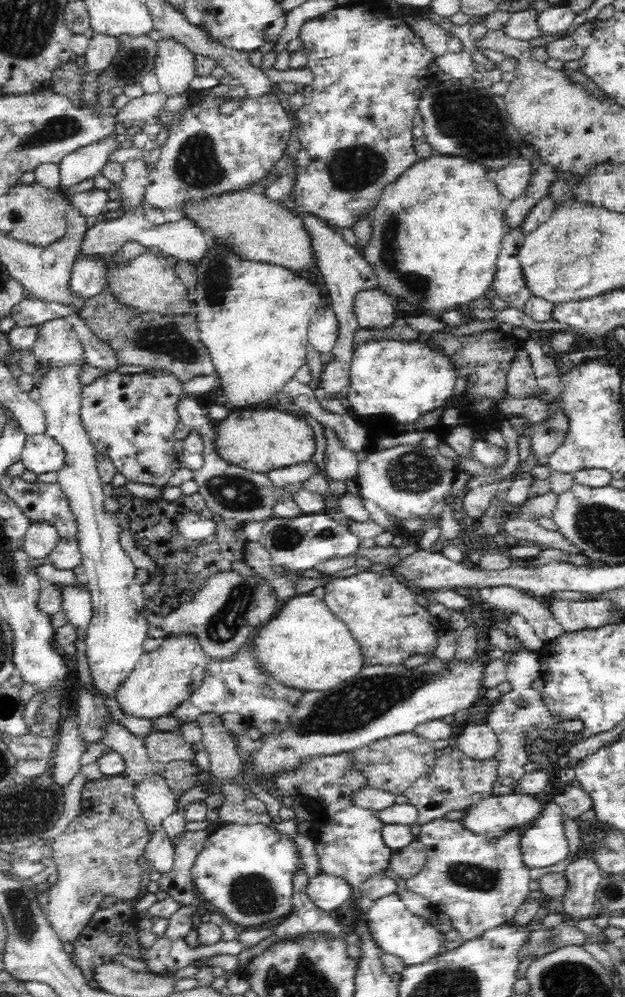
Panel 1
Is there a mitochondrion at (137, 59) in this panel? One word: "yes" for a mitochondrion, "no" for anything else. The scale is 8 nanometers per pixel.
yes

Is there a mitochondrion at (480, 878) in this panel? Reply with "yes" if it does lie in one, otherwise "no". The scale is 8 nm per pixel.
yes

